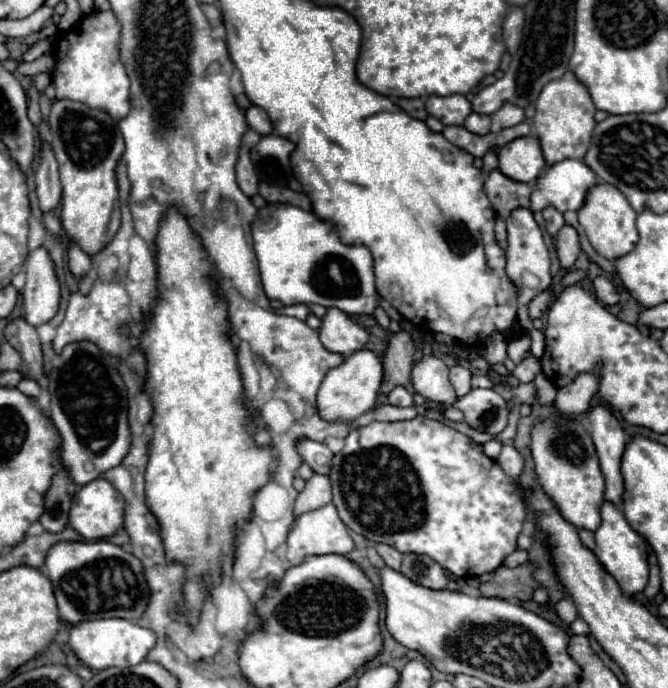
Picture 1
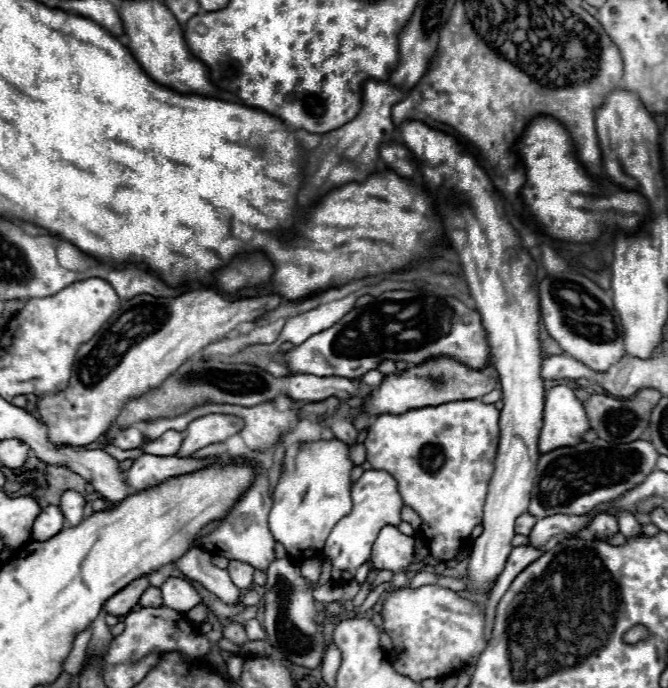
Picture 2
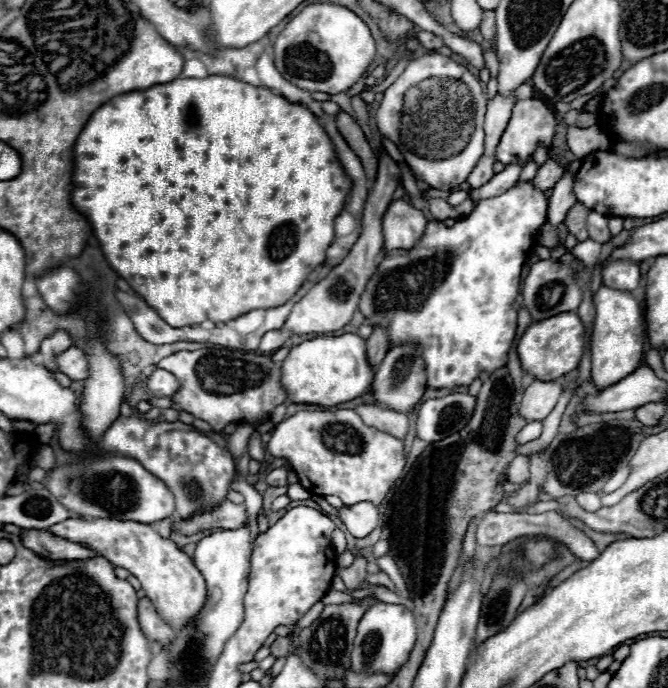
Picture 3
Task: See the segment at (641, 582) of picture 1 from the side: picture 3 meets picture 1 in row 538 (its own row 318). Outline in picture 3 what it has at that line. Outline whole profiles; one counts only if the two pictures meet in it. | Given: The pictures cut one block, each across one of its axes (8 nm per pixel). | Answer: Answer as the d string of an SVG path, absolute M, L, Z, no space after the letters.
M600 286L594 294L596 304L596 320L592 330L592 380L598 390L620 382L628 374L632 374L644 356L644 308L636 300L636 296L628 290L614 290L608 286Z

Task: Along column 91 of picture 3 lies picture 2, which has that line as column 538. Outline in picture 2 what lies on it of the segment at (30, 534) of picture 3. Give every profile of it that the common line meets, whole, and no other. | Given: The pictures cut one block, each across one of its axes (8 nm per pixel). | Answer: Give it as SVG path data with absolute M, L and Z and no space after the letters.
M516 546L508 560L506 560L506 566L502 570L502 574L498 576L496 580L496 586L492 590L492 596L486 600L484 604L484 610L486 610L486 640L490 638L492 634L492 624L494 624L494 614L496 614L496 604L498 600L504 596L504 592L508 590L508 586L512 584L512 580L528 566L532 564L536 558L540 558L544 552L542 550L536 550L532 546Z

